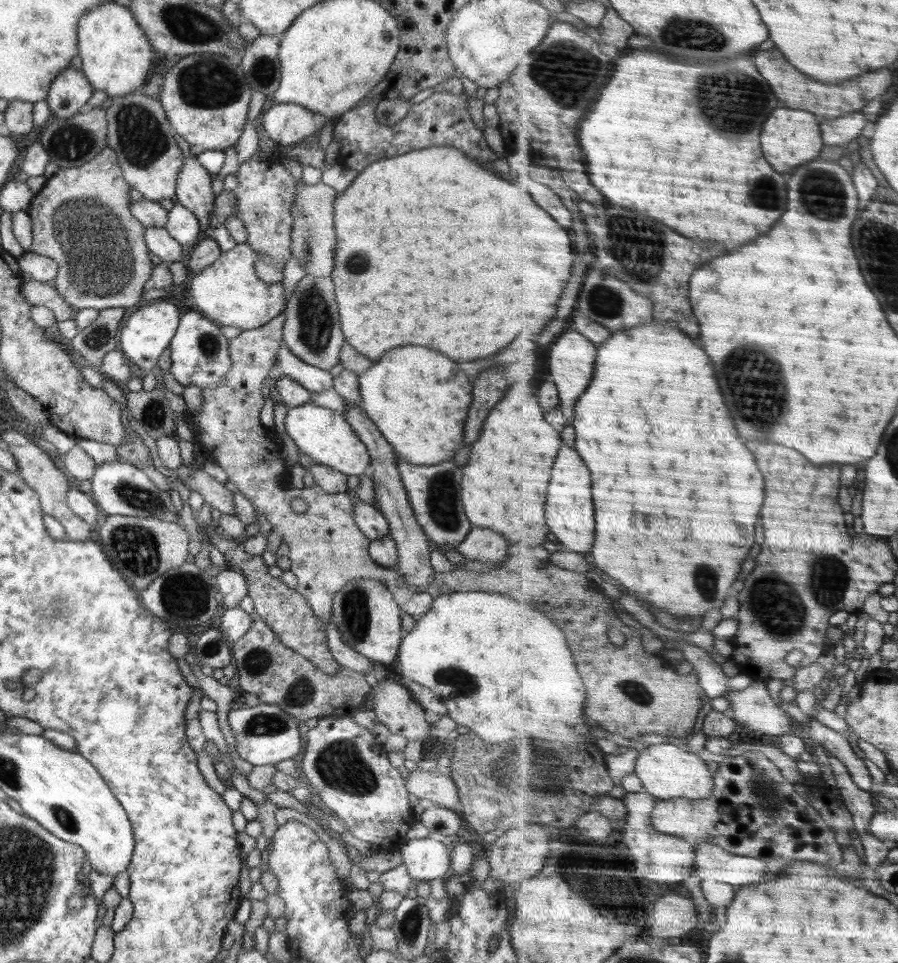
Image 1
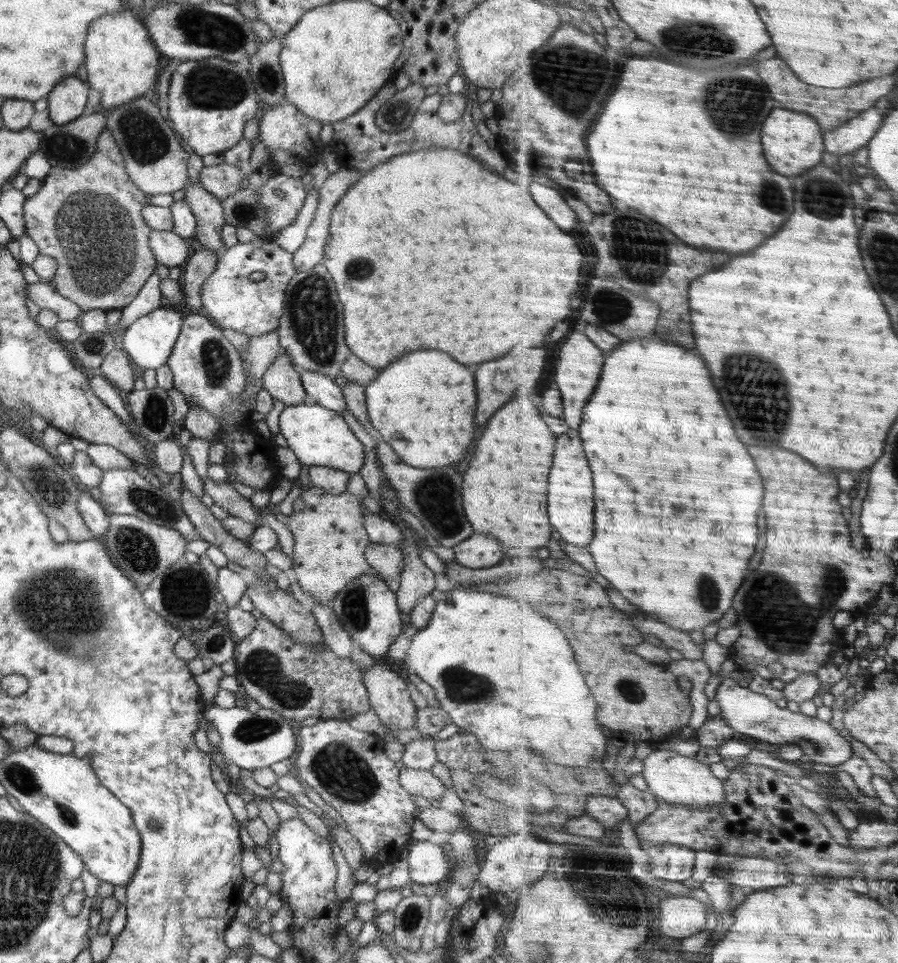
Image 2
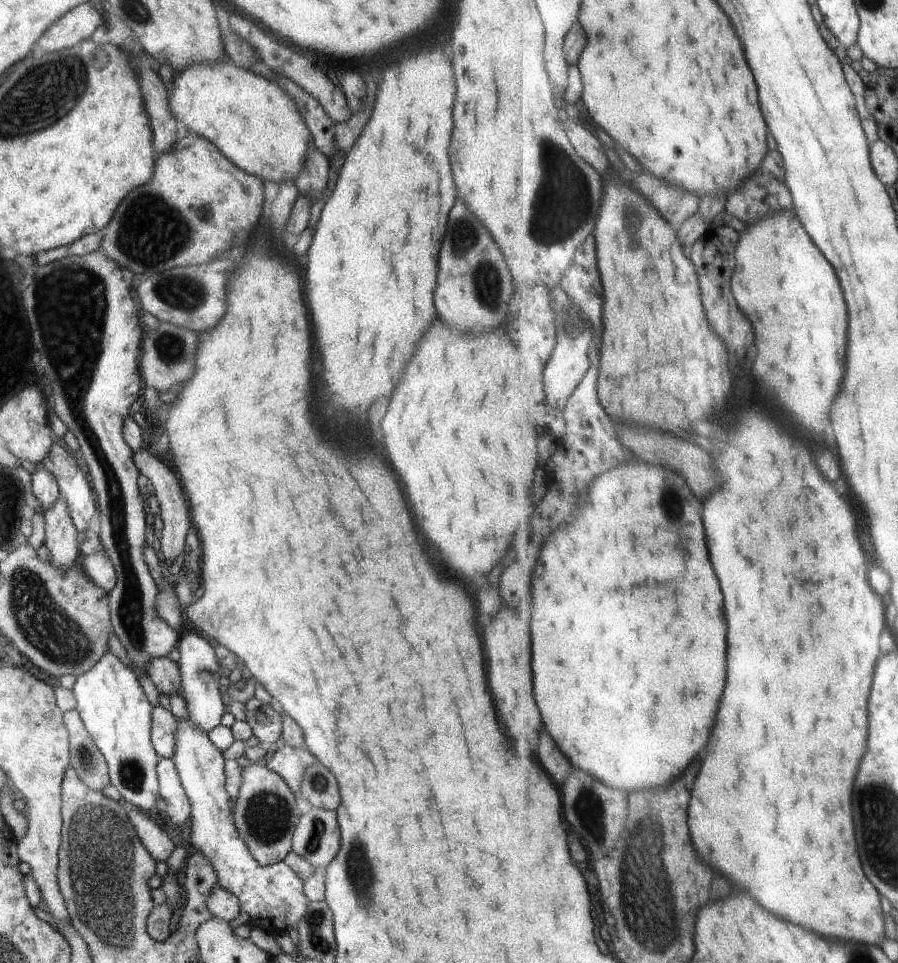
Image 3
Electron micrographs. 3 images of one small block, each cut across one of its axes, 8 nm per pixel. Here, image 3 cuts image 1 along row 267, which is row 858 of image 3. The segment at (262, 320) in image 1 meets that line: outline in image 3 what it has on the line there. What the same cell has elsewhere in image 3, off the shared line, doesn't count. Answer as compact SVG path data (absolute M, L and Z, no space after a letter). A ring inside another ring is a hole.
M176 719L174 741L174 757L171 762L178 772L180 783L191 805L190 826L194 849L211 863L217 875L217 884L236 896L240 910L249 915L252 926L259 927L274 936L285 931L295 935L298 922L306 913L309 904L303 892L303 881L283 861L272 865L256 862L239 838L231 816L234 801L230 800L225 788L227 783L227 777L224 775L225 760L222 752L208 739L207 732L197 728L189 719Z

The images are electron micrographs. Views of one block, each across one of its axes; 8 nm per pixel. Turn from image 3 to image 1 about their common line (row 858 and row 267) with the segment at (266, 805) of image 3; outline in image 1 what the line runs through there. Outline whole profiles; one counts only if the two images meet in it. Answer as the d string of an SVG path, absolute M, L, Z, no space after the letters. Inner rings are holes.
M254 155L246 162L240 164L238 171L235 173L238 178L238 187L232 192L236 194L235 220L239 220L246 228L246 241L256 251L256 263L254 263L254 272L260 280L268 284L279 283L284 279L284 268L291 258L291 231L292 231L292 203L294 203L294 193L296 193L296 179L290 175L284 165L279 161L279 155L268 157L265 160L257 159Z

